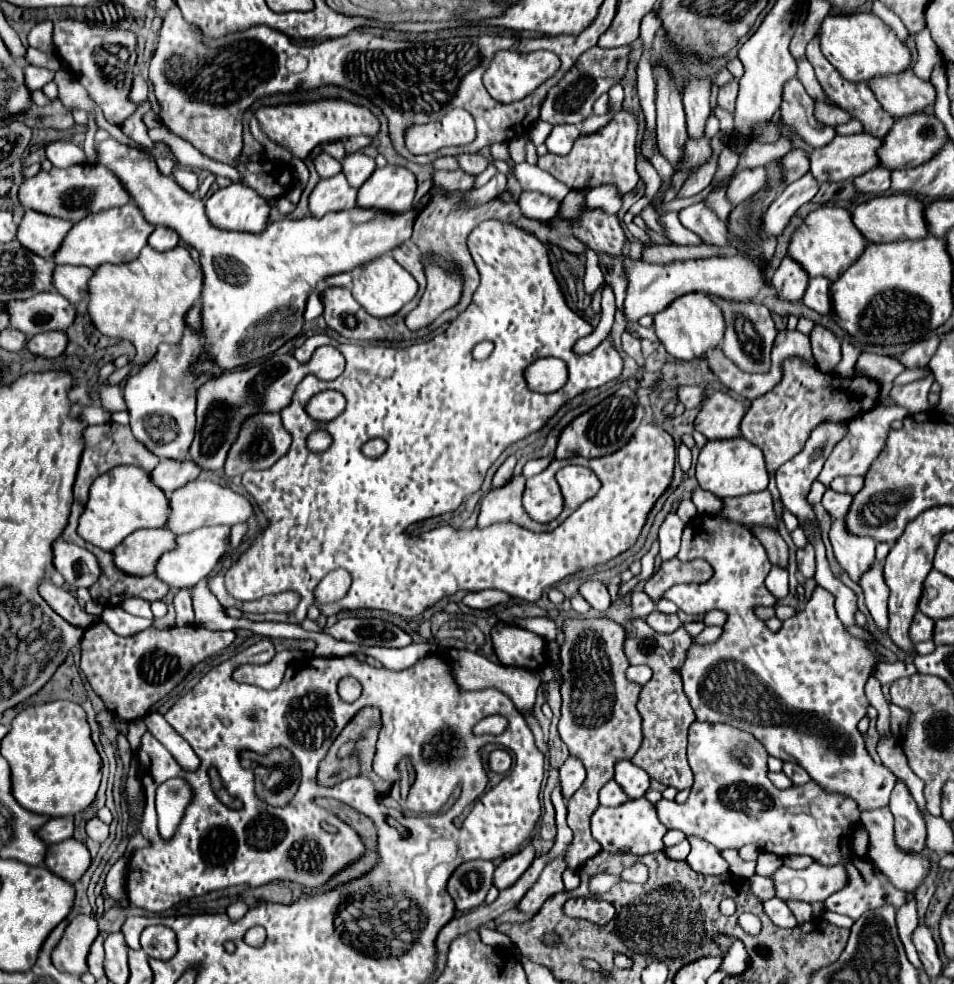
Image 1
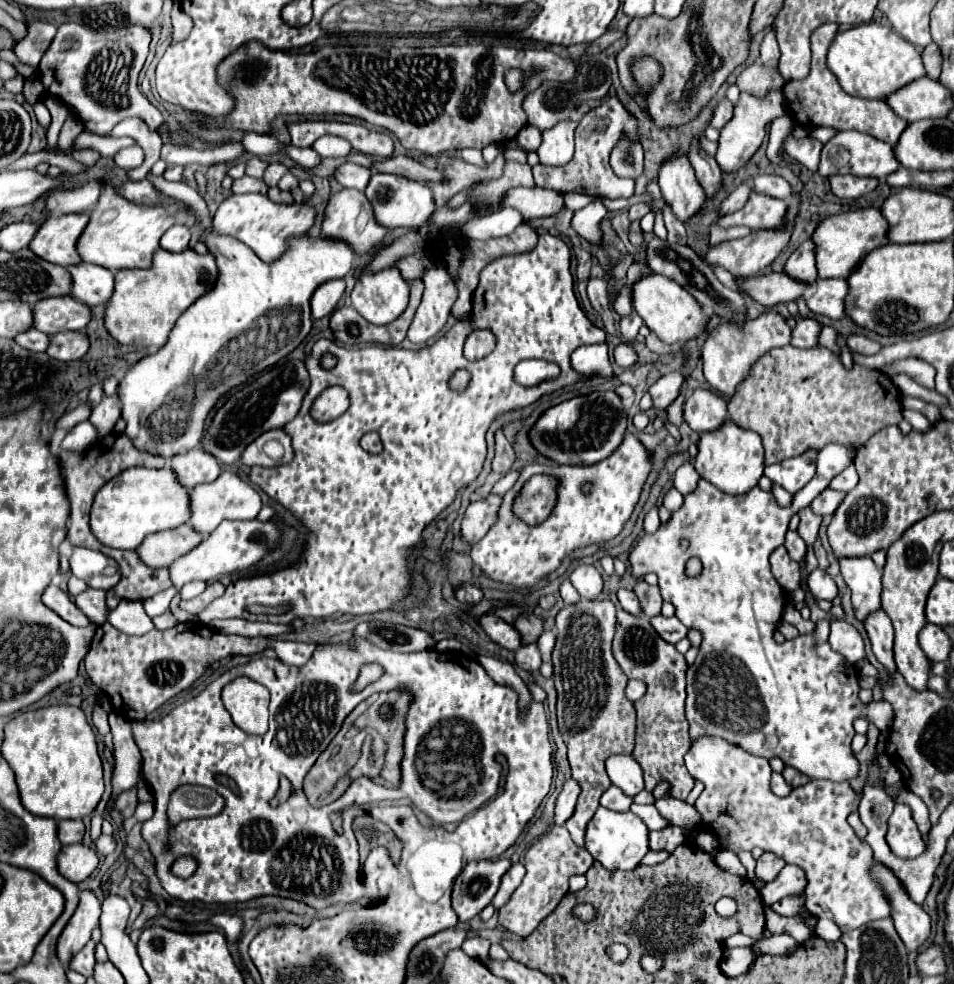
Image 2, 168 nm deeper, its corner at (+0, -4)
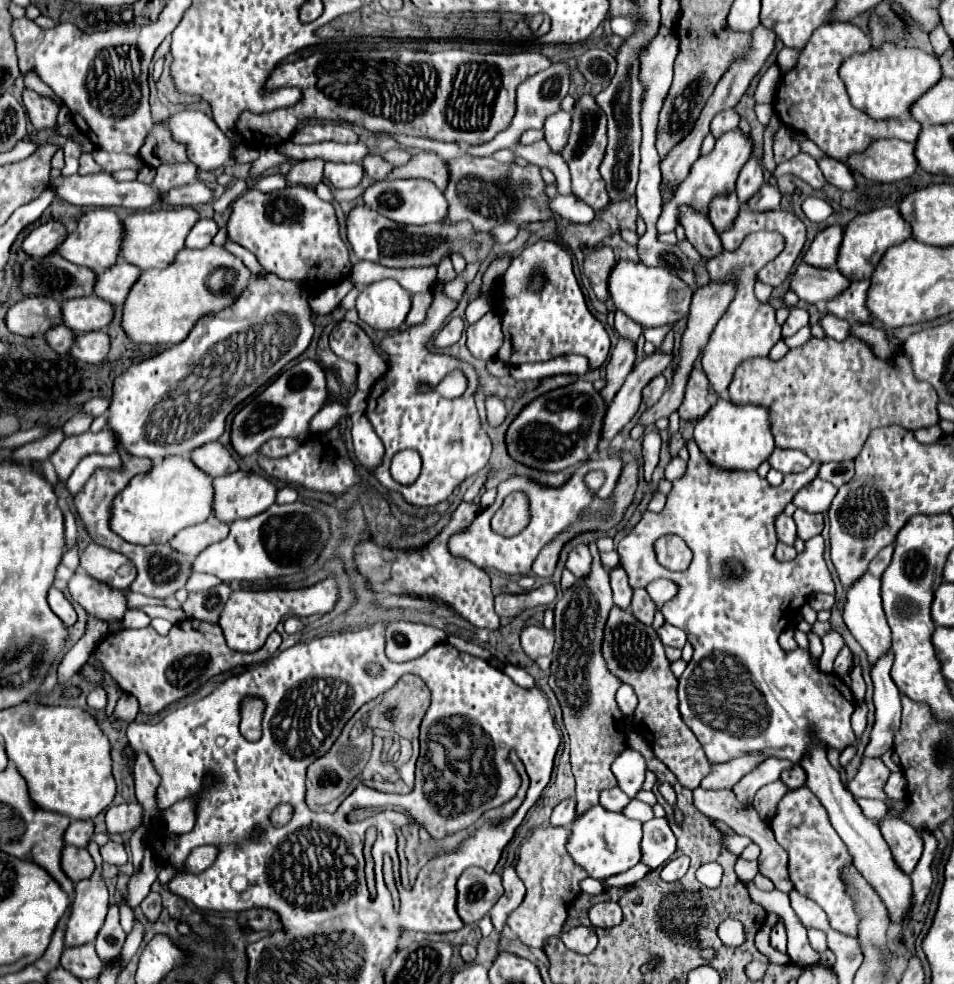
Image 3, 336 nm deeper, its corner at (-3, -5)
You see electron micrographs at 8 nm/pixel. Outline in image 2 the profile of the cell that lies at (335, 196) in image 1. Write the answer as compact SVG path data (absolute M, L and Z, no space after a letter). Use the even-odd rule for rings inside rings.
M342 189L340 193L332 195L330 201L328 201L326 217L324 217L324 223L322 223L322 233L328 239L332 239L332 241L348 243L354 249L356 255L366 255L372 249L376 249L376 247L382 245L384 237L388 235L388 229L386 227L380 227L376 223L372 205L368 203L368 199L366 199L364 193L352 191L352 189Z

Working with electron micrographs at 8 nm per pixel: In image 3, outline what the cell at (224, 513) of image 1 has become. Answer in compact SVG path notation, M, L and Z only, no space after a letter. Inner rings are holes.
M245 470L215 478L213 490L213 516L227 524L261 514L275 502L277 494L271 480Z

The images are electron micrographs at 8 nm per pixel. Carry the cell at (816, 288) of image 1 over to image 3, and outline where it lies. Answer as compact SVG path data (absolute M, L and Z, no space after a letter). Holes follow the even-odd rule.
M869 280L851 282L845 292L835 296L835 300L827 302L827 310L849 322L869 322L871 314L865 308L867 288L869 288Z

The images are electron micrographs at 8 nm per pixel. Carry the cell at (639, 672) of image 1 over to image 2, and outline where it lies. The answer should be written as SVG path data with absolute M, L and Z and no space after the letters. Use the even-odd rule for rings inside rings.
M628 681L628 687L626 687L626 697L630 699L630 701L636 701L636 699L640 699L642 695L644 695L644 683L640 683L640 681Z

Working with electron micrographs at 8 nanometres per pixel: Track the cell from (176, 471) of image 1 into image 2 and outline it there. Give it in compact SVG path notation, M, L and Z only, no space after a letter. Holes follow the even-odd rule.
M202 447L180 453L172 457L170 463L180 483L184 483L190 489L200 483L212 483L222 473L220 463L212 455L208 455L208 451L204 451Z

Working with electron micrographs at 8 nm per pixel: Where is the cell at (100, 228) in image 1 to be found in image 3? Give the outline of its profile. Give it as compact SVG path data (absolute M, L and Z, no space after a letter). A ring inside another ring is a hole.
M191 206L183 208L161 208L161 210L141 210L125 216L123 222L123 240L119 246L119 260L125 260L141 270L149 268L167 268L175 254L183 248L183 240L193 224L199 220L199 214Z

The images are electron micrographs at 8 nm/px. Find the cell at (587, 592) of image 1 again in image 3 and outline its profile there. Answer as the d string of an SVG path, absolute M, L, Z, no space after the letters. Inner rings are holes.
M577 546L571 554L569 554L569 560L567 560L567 570L571 570L575 574L575 578L585 578L589 576L591 572L591 554L589 554L589 548L587 546Z

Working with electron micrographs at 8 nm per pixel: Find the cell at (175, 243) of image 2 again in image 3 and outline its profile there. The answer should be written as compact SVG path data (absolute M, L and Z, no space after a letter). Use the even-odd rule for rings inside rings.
M197 220L185 238L187 248L203 248L211 242L217 232L217 224L213 220Z

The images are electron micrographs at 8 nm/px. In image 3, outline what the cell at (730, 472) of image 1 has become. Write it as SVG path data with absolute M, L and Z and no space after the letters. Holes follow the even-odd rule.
M719 398L711 412L695 424L695 442L711 466L731 472L757 470L775 448L767 410L761 406L735 406L725 398Z

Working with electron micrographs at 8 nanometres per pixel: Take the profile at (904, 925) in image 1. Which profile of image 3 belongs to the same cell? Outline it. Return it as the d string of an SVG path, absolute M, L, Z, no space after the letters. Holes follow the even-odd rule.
M857 798L857 804L861 806L863 814L873 822L879 824L883 820L883 816L887 814L887 804L881 800L869 800L869 798Z

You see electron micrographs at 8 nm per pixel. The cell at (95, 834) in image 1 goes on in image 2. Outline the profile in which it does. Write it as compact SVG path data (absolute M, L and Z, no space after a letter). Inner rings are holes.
M100 835L100 839L96 841L96 851L102 853L102 855L110 855L116 847L116 841L114 837L108 837L108 835Z

